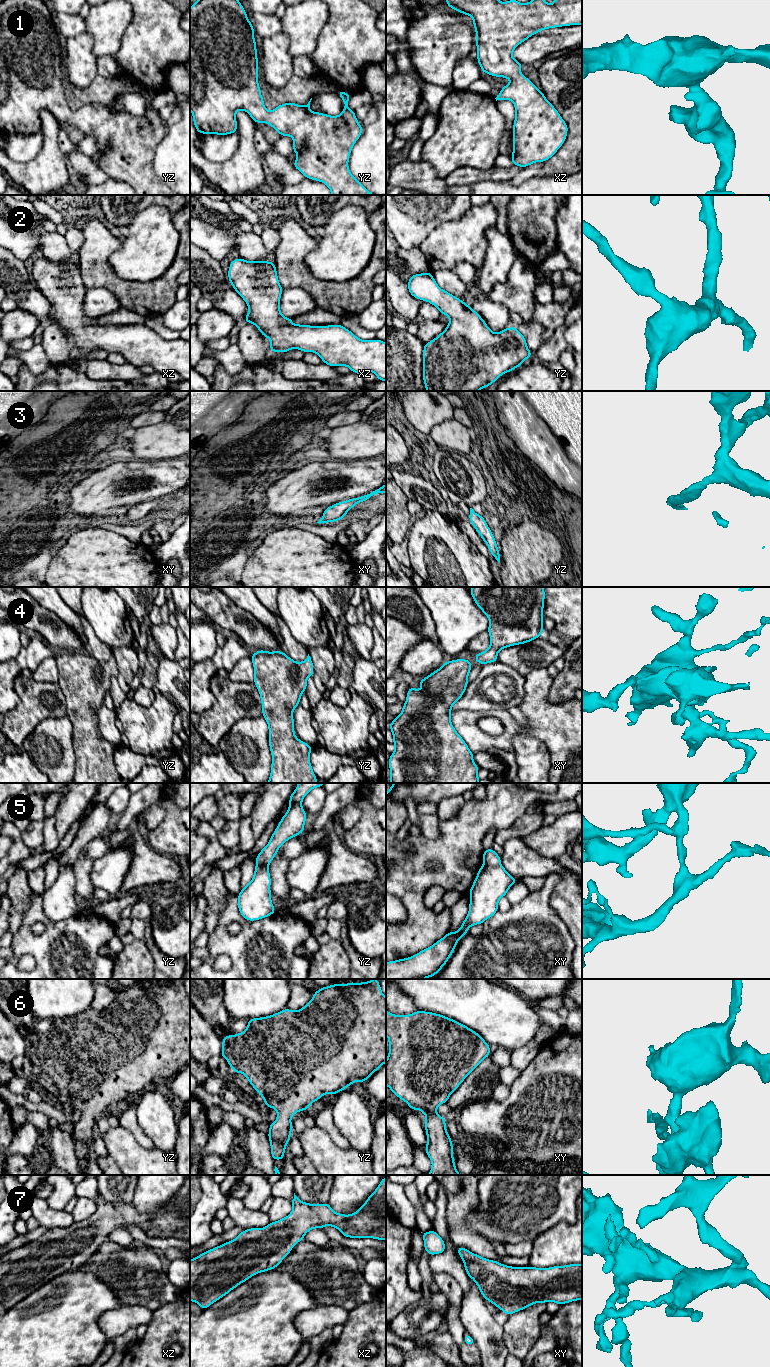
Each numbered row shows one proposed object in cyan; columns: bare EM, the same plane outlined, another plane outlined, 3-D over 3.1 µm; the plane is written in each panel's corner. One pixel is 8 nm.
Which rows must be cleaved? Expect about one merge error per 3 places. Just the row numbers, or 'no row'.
5

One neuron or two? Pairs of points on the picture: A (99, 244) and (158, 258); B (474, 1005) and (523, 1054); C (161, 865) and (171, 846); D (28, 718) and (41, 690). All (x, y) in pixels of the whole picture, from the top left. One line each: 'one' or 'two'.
A: two
B: two
C: two
D: one

